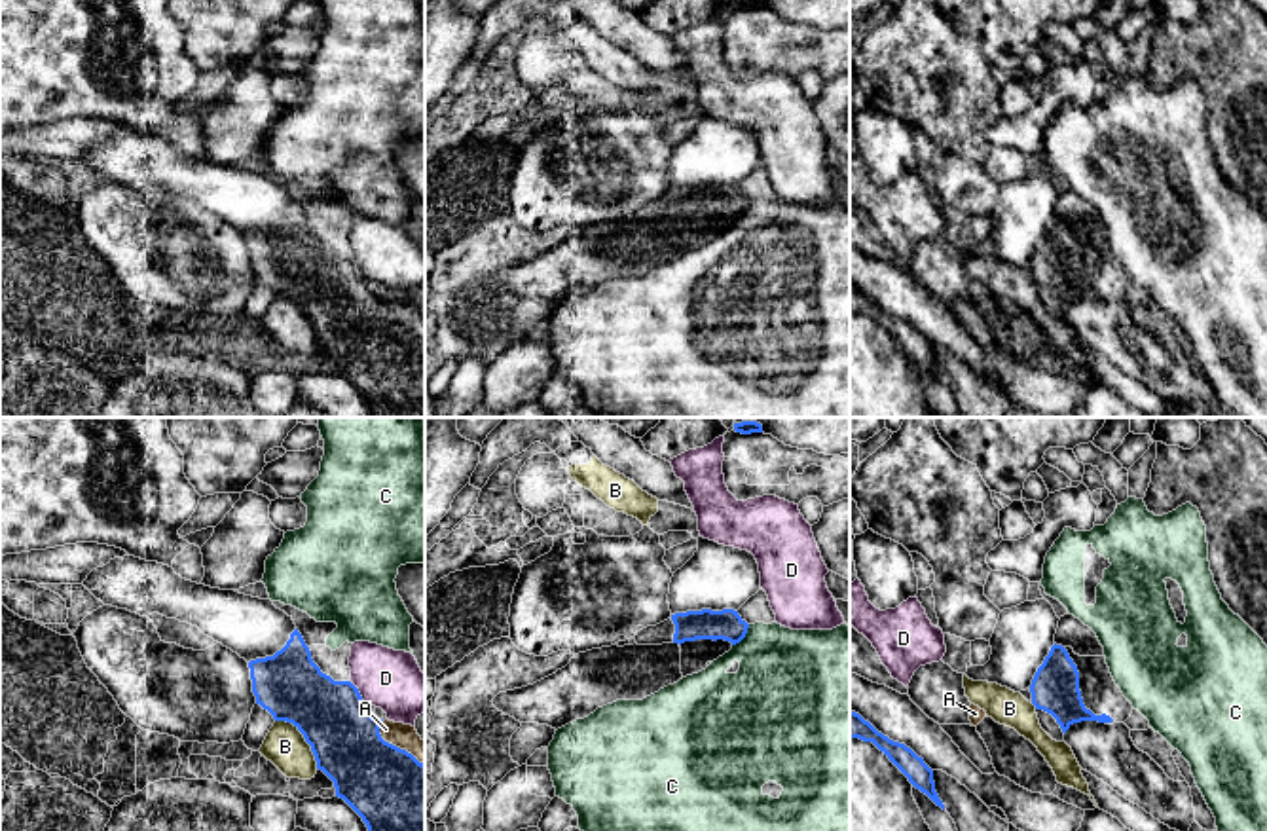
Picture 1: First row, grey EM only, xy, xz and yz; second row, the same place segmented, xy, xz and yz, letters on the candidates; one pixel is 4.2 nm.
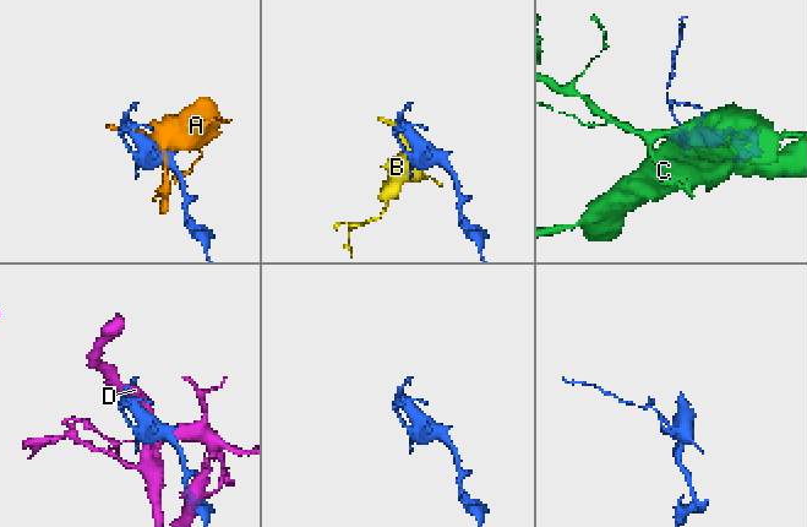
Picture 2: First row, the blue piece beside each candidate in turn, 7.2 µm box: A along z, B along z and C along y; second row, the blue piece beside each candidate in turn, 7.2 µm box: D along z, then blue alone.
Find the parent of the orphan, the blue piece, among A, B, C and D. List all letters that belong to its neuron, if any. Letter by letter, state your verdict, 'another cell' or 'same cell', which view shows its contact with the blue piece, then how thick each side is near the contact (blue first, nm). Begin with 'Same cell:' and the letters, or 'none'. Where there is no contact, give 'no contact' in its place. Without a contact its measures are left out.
Same cell: none
A: another cell; meets blue in xy; 340 nm thick on the blue side, 110 nm on the other
B: another cell; meets blue in xy; 300 nm thick on the blue side, 180 nm on the other
C: another cell; meets blue in xz; 130 nm thick on the blue side, 400 nm on the other
D: another cell; meets blue in xy; 300 nm thick on the blue side, 260 nm on the other

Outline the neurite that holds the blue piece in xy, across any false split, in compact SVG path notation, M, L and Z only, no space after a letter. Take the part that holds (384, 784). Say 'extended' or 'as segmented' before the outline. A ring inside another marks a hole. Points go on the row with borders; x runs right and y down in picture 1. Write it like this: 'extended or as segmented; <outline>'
as segmented; M298 628L281 651L250 660L248 668L256 704L303 734L317 768L334 782L336 797L362 818L368 831L425 831L425 765L381 738L383 719L366 711L351 681L334 681L321 672Z

